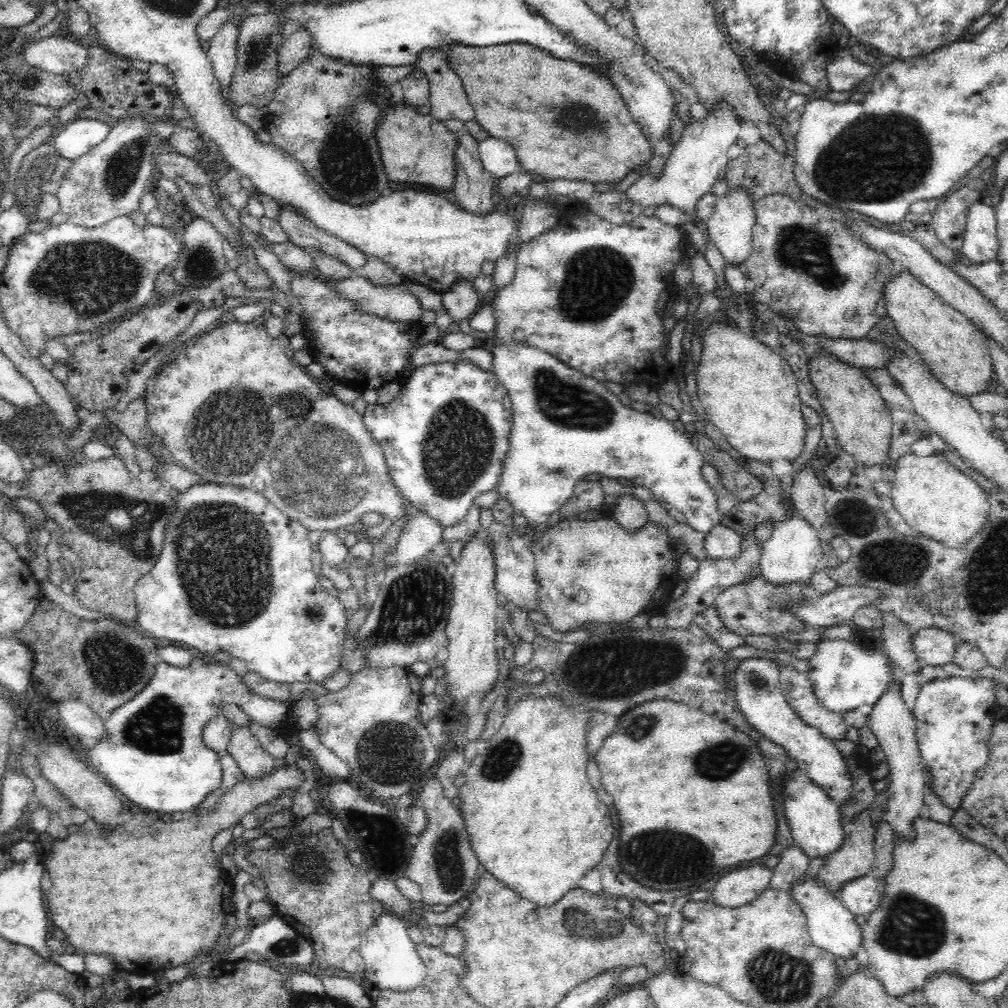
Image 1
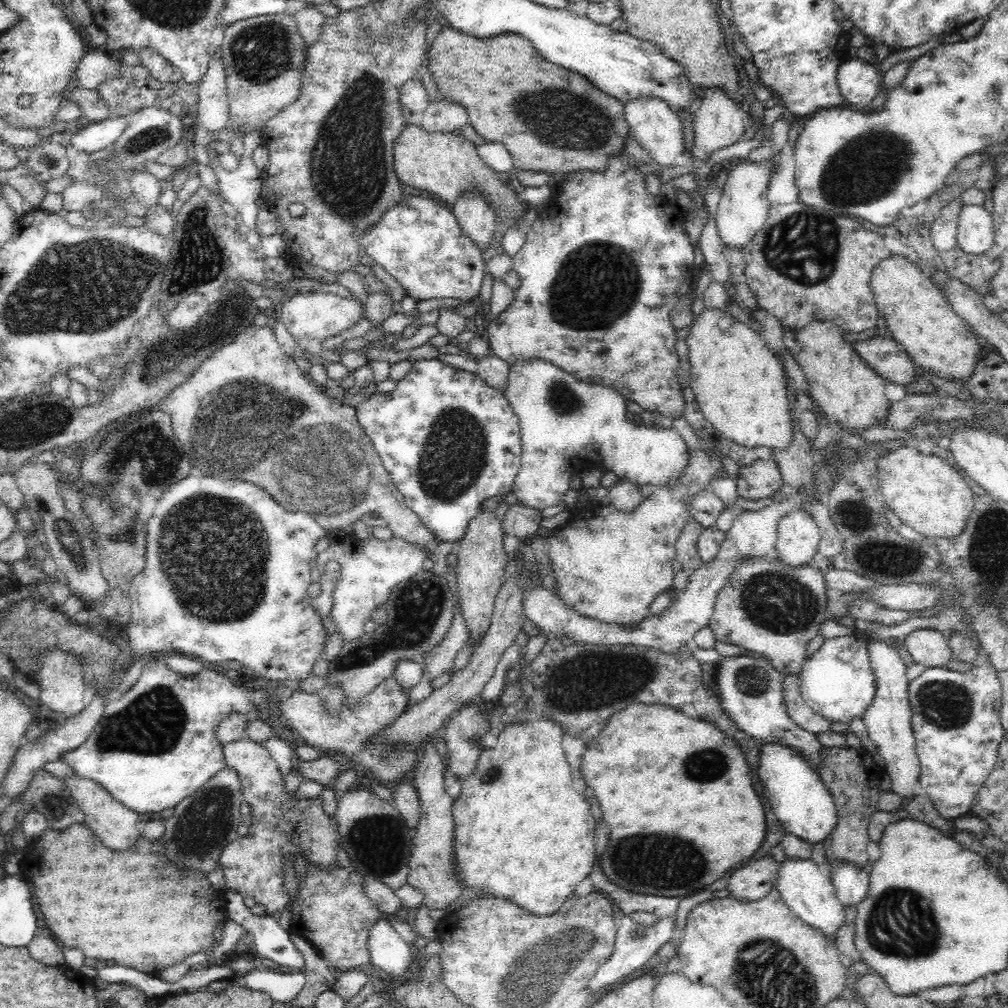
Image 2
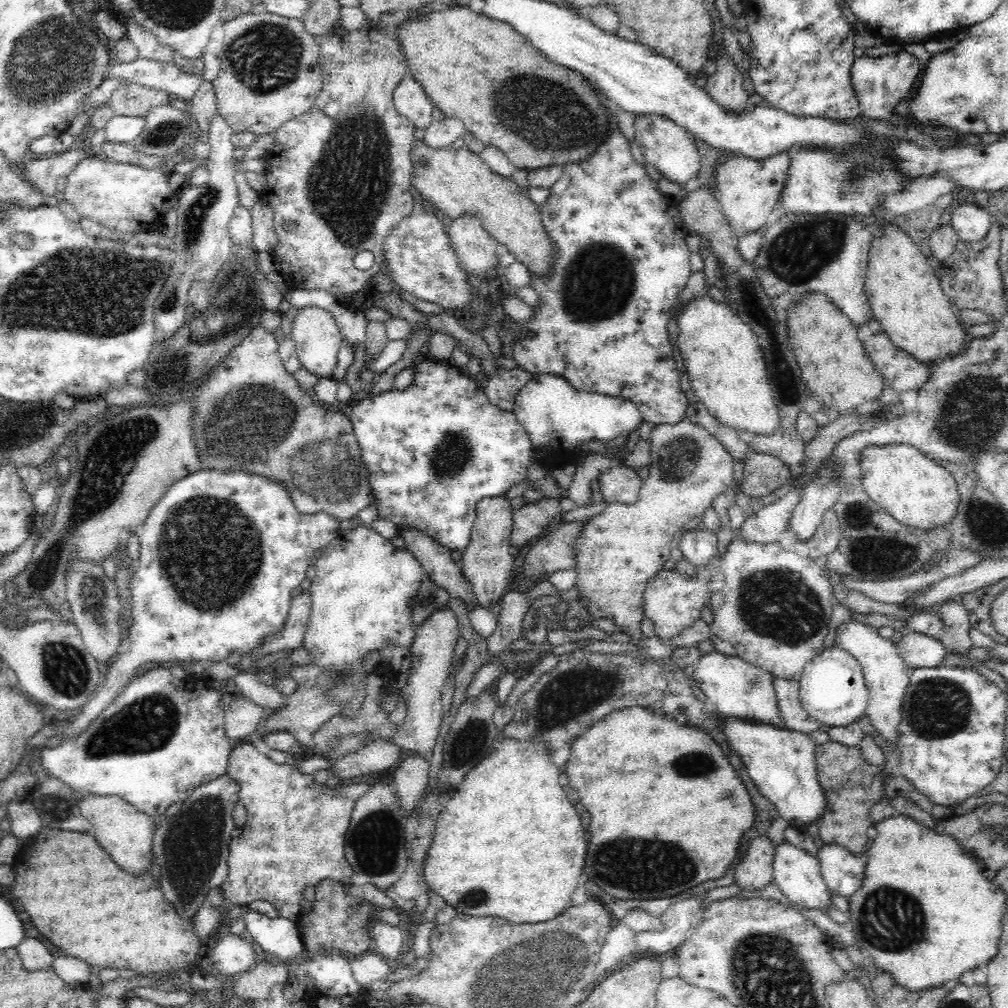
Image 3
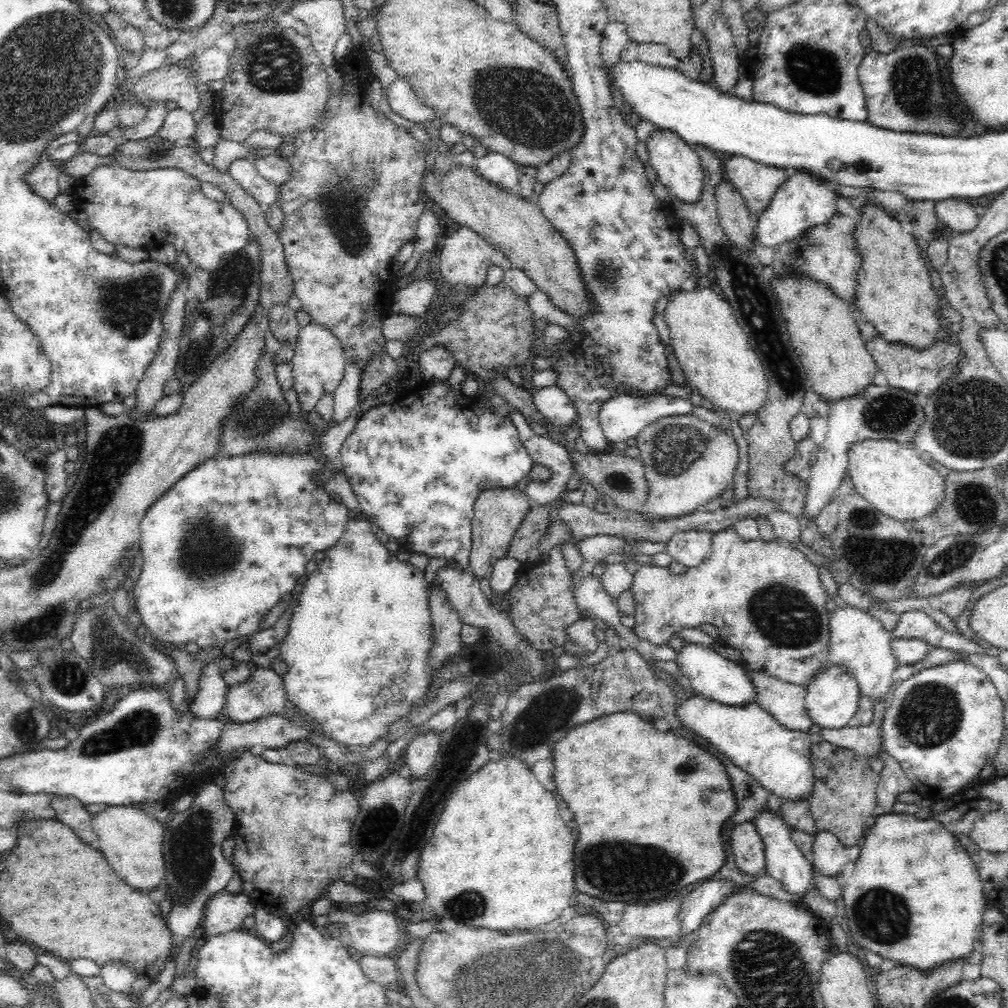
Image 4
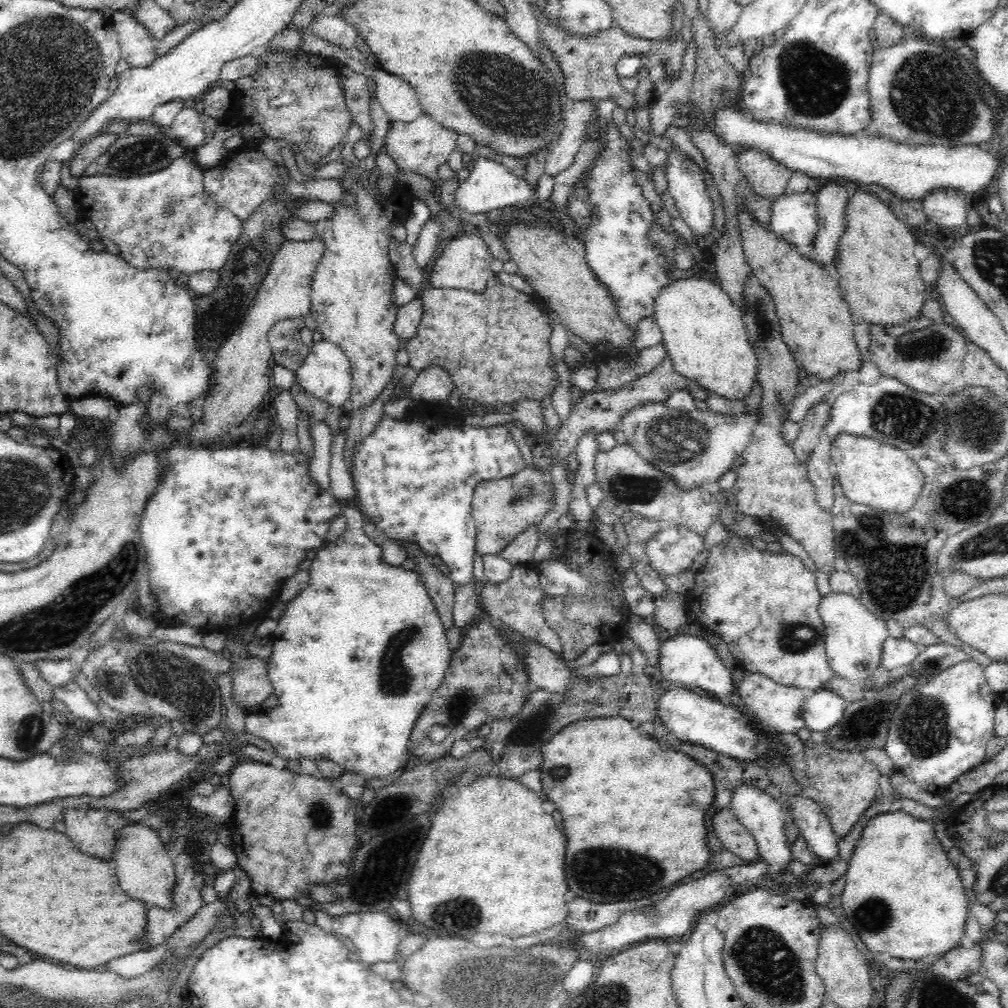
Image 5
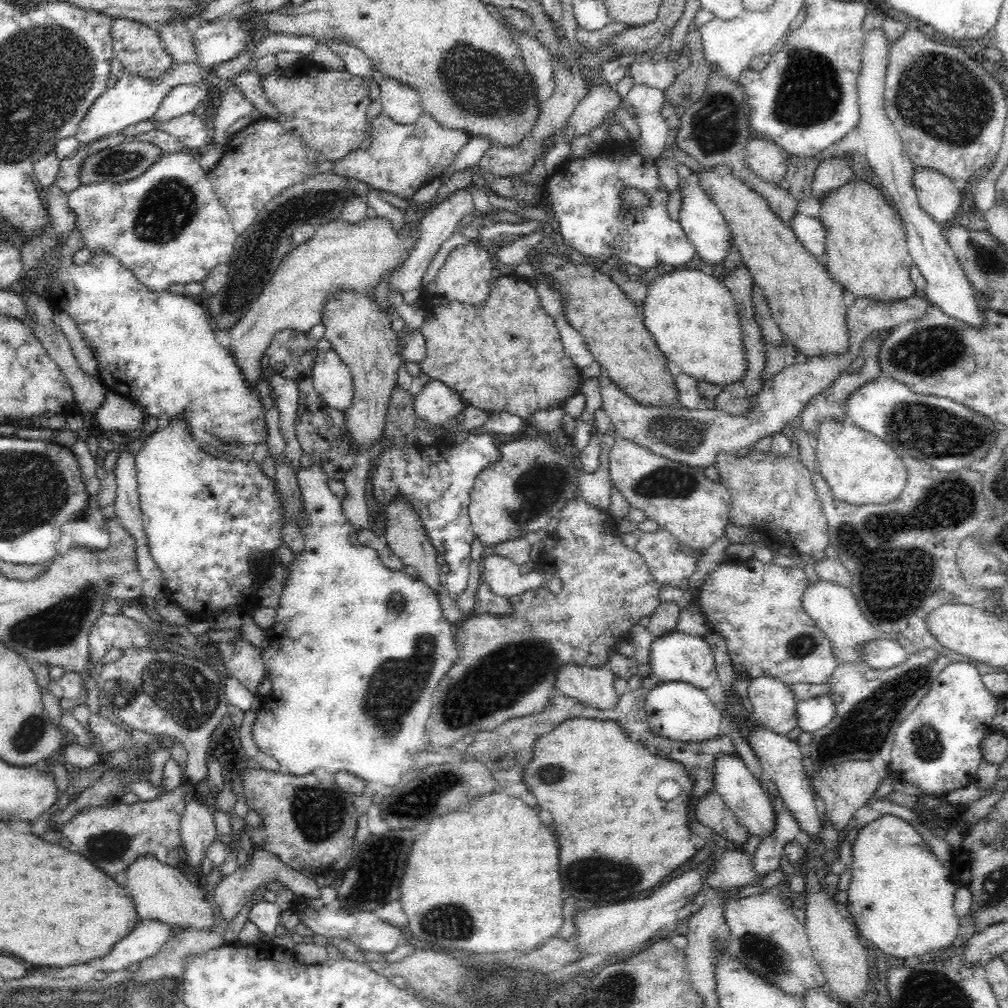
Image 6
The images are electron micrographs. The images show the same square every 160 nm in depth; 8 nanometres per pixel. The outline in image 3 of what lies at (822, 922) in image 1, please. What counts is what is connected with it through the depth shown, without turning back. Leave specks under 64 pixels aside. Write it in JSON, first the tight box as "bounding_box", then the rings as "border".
{"bounding_box":[772,840,832,912],"border":[[[783,840],[774,846],[774,848],[772,878],[776,882],[776,886],[784,892],[784,896],[788,898],[791,904],[800,904],[804,908],[816,908],[820,912],[824,912],[826,908],[832,907],[830,891],[824,882],[819,860],[796,845],[790,844],[788,840]]]}

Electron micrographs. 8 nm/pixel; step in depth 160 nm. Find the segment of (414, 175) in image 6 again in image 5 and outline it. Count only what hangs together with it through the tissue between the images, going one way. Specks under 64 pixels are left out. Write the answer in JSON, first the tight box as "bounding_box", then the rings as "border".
{"bounding_box":[383,113,458,182],"border":[[[423,113],[413,122],[392,121],[384,136],[383,151],[394,160],[400,171],[420,175],[433,182],[439,182],[439,166],[448,163],[448,158],[456,150],[458,133],[444,128],[430,116]]]}

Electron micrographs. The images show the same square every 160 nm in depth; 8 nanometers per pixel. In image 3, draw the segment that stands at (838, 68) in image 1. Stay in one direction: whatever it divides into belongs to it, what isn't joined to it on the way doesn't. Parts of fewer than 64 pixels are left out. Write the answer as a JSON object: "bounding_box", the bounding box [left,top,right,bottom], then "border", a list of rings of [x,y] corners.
{"bounding_box":[852,50,921,120],"border":[[[906,50],[877,57],[858,57],[852,66],[852,85],[858,103],[862,108],[862,116],[872,120],[888,120],[895,115],[895,109],[908,99],[917,81],[920,80],[921,62],[918,57]]]}

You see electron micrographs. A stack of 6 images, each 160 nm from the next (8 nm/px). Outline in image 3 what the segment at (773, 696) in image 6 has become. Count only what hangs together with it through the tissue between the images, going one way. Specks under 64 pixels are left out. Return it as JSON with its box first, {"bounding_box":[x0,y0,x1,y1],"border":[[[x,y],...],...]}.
{"bounding_box":[772,677,820,734],"border":[[[778,677],[772,680],[783,728],[804,734],[820,728],[820,721],[811,717],[799,699],[800,684],[790,678]]]}

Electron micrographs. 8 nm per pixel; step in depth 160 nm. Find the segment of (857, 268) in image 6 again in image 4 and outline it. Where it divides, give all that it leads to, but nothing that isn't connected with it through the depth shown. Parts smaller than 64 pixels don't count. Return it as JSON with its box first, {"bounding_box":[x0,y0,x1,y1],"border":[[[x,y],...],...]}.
{"bounding_box":[855,202,942,350],"border":[[[866,202],[859,210],[855,236],[856,248],[859,251],[860,268],[856,274],[855,310],[866,319],[866,322],[877,330],[884,340],[892,343],[906,344],[908,347],[923,350],[935,342],[934,336],[940,330],[942,319],[938,318],[938,298],[932,287],[926,264],[920,255],[920,247],[915,238],[906,232],[899,220],[890,216],[884,208],[875,202]]]}

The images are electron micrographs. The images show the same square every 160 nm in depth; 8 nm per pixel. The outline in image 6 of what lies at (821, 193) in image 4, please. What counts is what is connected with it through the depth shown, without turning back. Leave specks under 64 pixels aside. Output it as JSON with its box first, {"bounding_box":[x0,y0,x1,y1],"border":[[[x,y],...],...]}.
{"bounding_box":[788,213,825,258],"border":[[[796,213],[793,219],[788,222],[793,228],[797,239],[804,245],[804,248],[816,258],[824,256],[825,253],[825,230],[818,217],[808,217]]]}

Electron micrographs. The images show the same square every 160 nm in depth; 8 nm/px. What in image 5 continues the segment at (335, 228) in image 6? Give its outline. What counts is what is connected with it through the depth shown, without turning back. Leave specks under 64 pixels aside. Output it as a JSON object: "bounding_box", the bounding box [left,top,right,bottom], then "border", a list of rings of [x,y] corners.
{"bounding_box":[186,239,325,446],"border":[[[323,239],[288,241],[281,244],[269,264],[257,295],[253,298],[242,323],[212,355],[213,380],[209,381],[210,396],[204,402],[204,418],[186,434],[186,440],[206,446],[218,442],[234,424],[243,423],[258,408],[270,390],[268,360],[272,357],[267,336],[274,324],[282,320],[303,320],[310,316],[311,282],[317,263],[325,252]]]}

